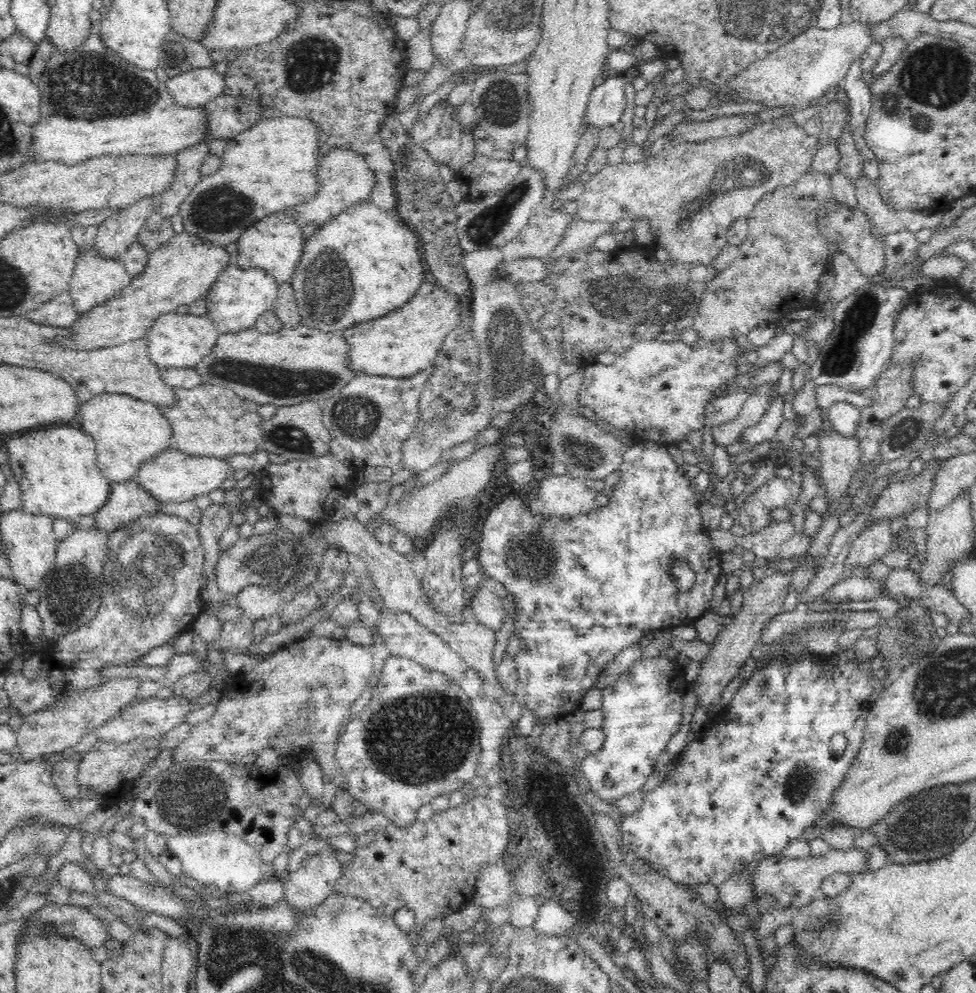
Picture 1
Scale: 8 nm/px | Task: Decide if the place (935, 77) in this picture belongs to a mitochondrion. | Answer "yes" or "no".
yes

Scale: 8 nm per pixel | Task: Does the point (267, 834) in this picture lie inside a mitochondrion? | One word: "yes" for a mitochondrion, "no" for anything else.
no

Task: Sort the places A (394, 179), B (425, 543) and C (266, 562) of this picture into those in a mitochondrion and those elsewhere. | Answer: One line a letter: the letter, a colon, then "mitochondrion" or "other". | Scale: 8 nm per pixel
A: other
B: other
C: mitochondrion

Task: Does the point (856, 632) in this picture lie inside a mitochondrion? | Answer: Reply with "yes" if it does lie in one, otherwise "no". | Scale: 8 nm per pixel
no

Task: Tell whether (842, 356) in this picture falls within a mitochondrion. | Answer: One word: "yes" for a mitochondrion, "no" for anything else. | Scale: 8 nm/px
yes

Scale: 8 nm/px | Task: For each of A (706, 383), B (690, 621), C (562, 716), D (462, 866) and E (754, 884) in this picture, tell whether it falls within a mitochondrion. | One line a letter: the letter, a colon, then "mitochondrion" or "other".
A: other
B: other
C: other
D: mitochondrion
E: other

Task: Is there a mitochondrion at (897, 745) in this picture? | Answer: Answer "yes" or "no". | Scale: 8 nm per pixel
yes

